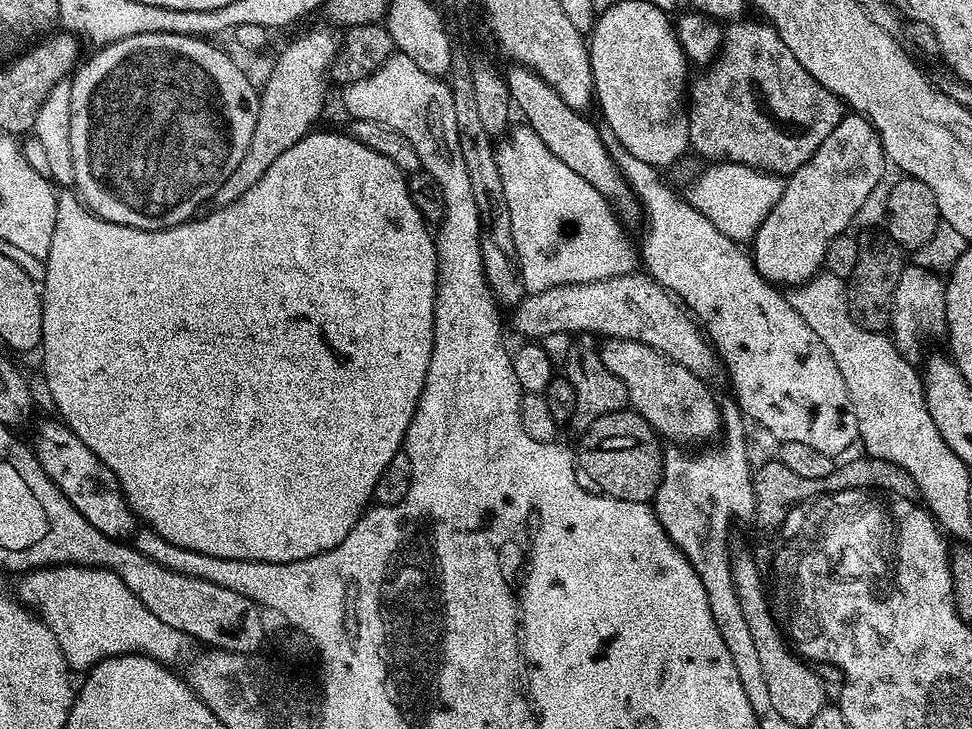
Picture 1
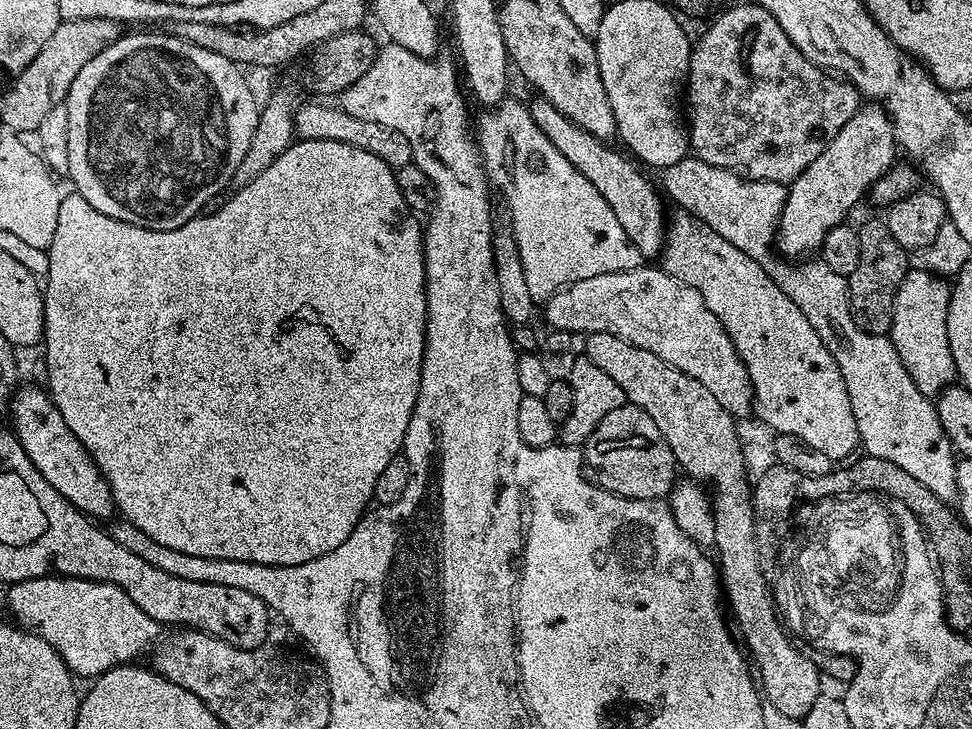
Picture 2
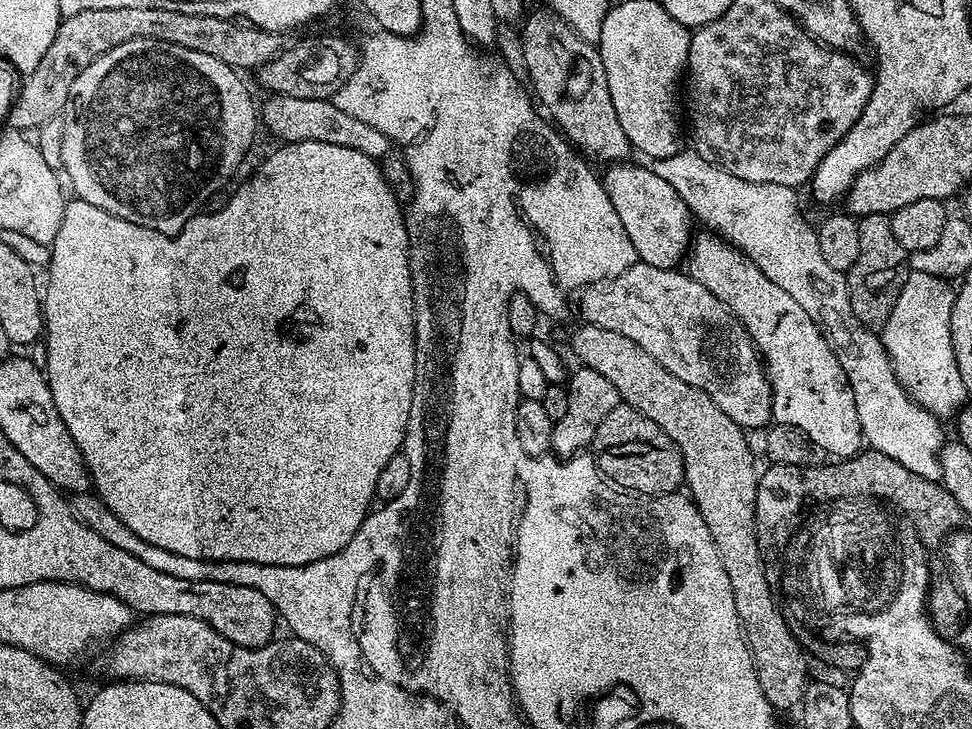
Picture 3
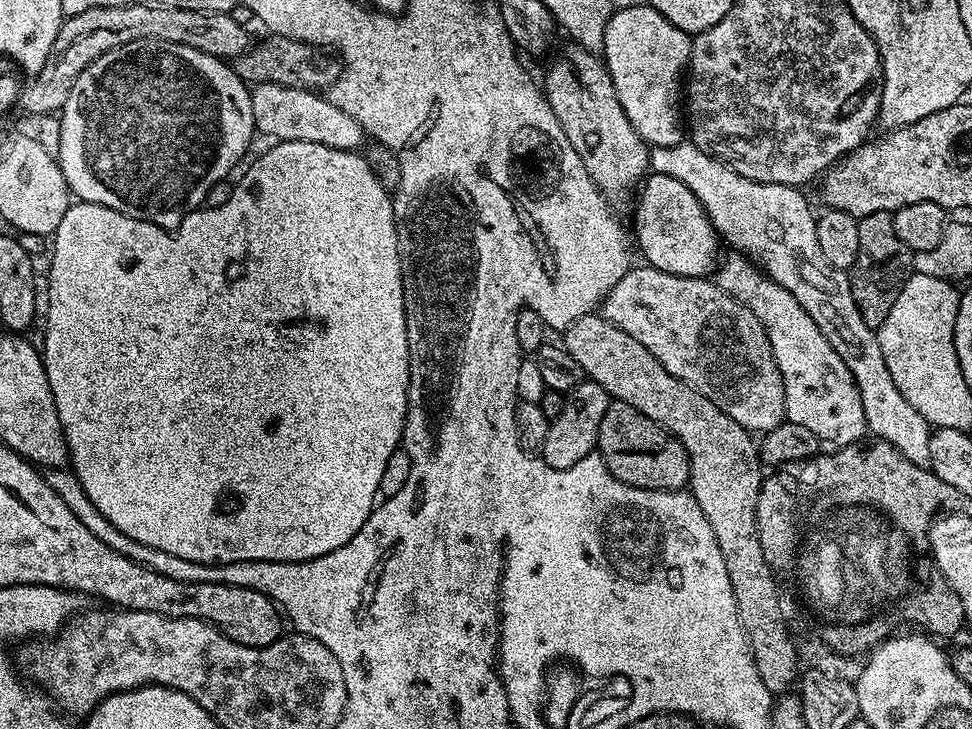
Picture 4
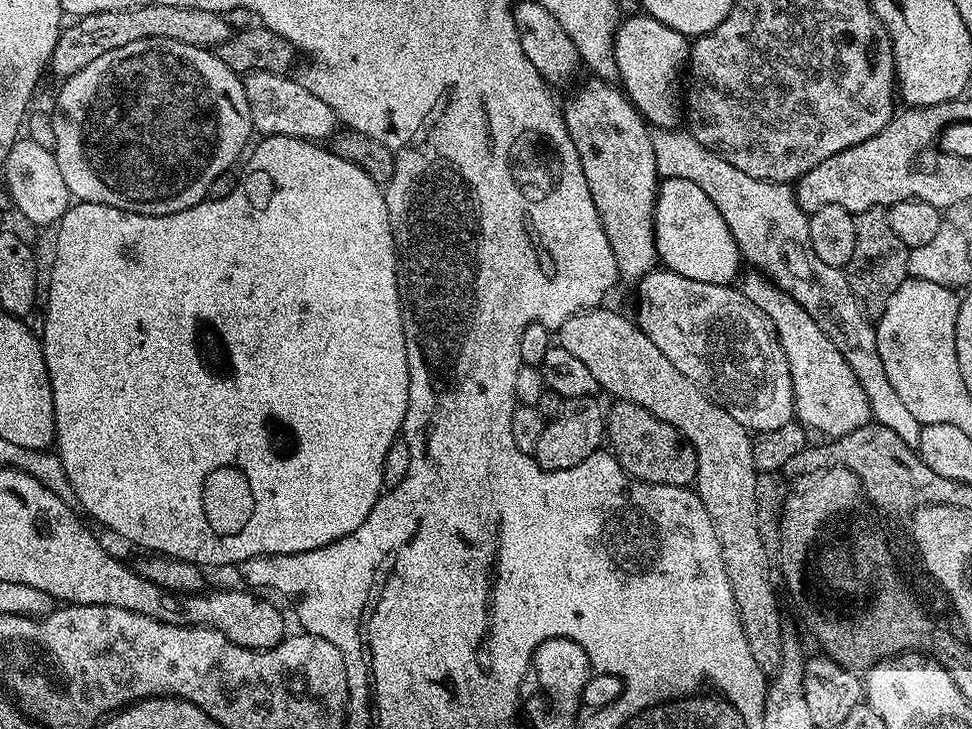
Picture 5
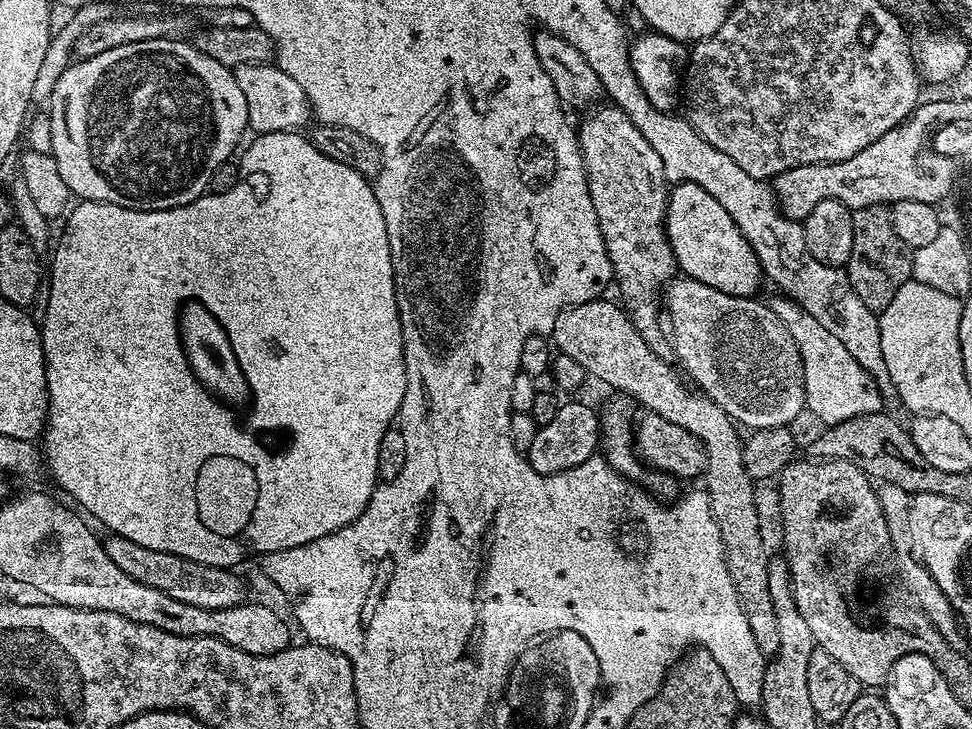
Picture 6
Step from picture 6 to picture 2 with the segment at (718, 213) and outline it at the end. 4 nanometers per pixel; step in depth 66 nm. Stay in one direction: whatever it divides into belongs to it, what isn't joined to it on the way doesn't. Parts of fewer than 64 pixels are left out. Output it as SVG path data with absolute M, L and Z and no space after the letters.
M536 98L536 101L531 101L530 107L534 122L538 122L538 130L542 130L542 134L546 134L546 138L550 138L554 146L558 146L558 151L566 157L566 162L570 162L570 166L574 166L574 170L578 170L578 174L582 174L582 178L586 178L586 182L590 182L590 186L598 190L607 211L618 218L618 226L626 230L626 238L640 252L641 257L659 257L664 247L666 212L664 216L664 204L660 201L655 186L639 172L641 169L631 159L624 160L623 151L615 152L608 148L612 146L605 141L596 140L581 128L575 128L548 100Z

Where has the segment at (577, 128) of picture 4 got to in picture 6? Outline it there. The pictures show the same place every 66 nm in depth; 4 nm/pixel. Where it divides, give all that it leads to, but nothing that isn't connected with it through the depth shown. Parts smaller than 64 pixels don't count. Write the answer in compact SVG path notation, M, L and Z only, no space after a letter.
M604 107L589 111L589 116L578 124L578 143L584 156L590 202L594 202L598 214L598 226L612 263L614 284L620 287L622 307L652 350L667 357L670 340L665 329L664 332L660 329L662 293L677 275L678 265L666 227L670 195L670 183L664 173L666 165L642 130L630 122L623 107Z

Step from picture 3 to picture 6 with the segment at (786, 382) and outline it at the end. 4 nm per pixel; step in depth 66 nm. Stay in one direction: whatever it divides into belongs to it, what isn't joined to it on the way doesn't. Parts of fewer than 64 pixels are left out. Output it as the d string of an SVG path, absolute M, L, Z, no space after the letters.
M776 294L770 300L770 307L786 326L786 330L790 330L798 346L804 375L804 406L809 413L812 411L821 420L821 425L846 422L862 414L874 414L885 407L876 380L869 372L862 370L862 366L858 366L858 361L851 356L850 350L846 350L846 346L842 346L842 342L838 342L830 330L825 330L813 316L802 310L802 306L783 294Z

